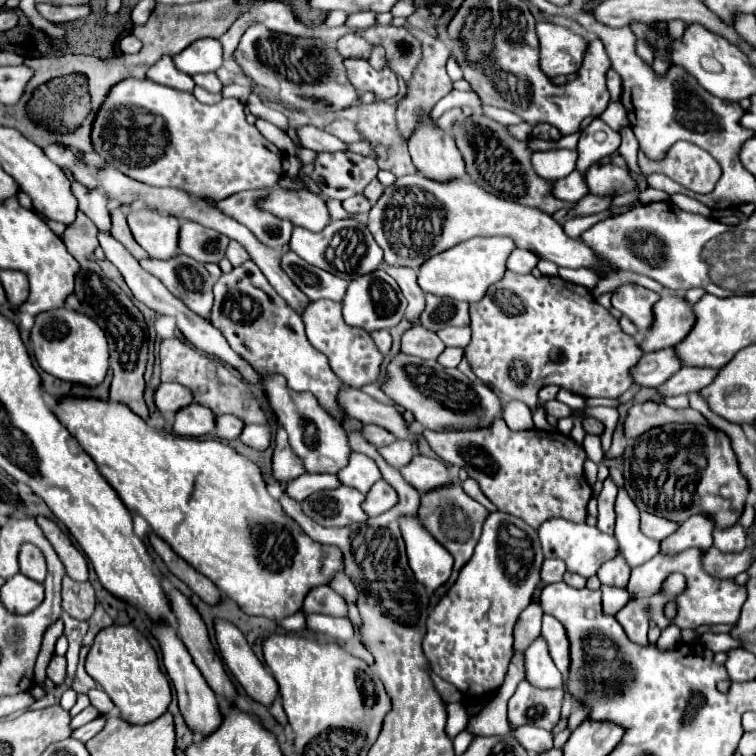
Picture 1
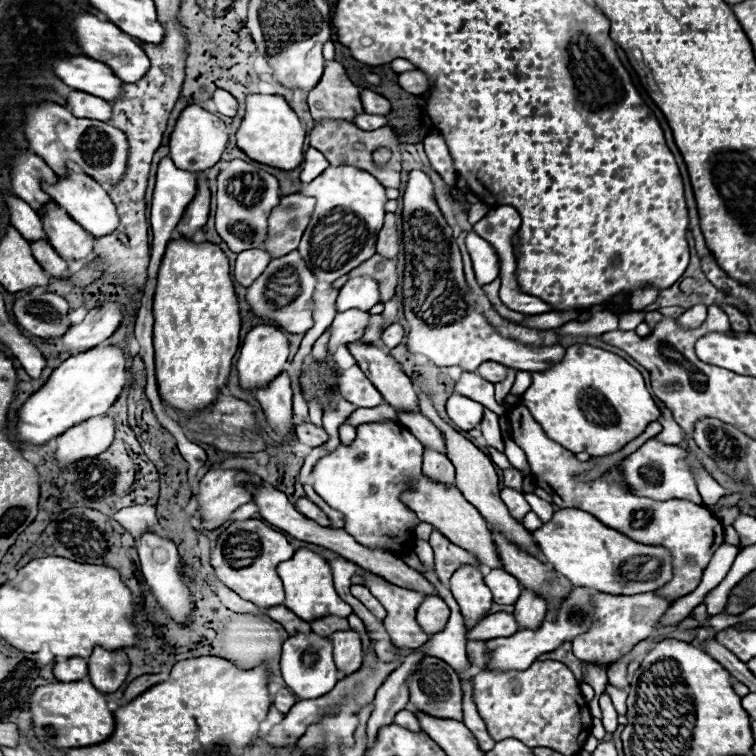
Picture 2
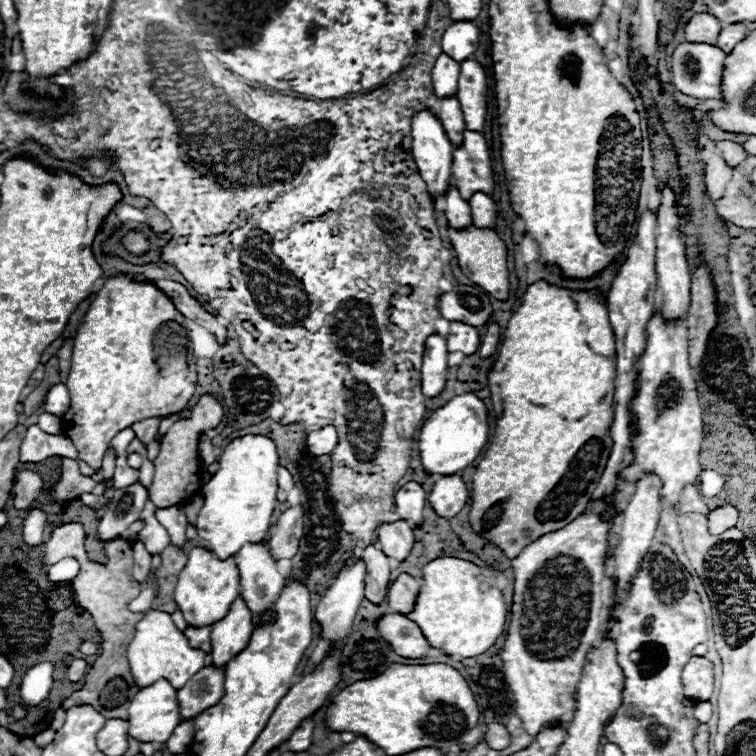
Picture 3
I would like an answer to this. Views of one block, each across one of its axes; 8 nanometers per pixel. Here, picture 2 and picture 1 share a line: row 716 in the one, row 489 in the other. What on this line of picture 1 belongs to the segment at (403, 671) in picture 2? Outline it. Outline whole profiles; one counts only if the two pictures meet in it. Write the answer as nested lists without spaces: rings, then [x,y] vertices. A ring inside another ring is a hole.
[[[378,480],[366,494],[362,508],[368,516],[380,516],[386,510],[390,510],[392,506],[398,504],[398,494],[396,490],[386,482],[386,480]]]

